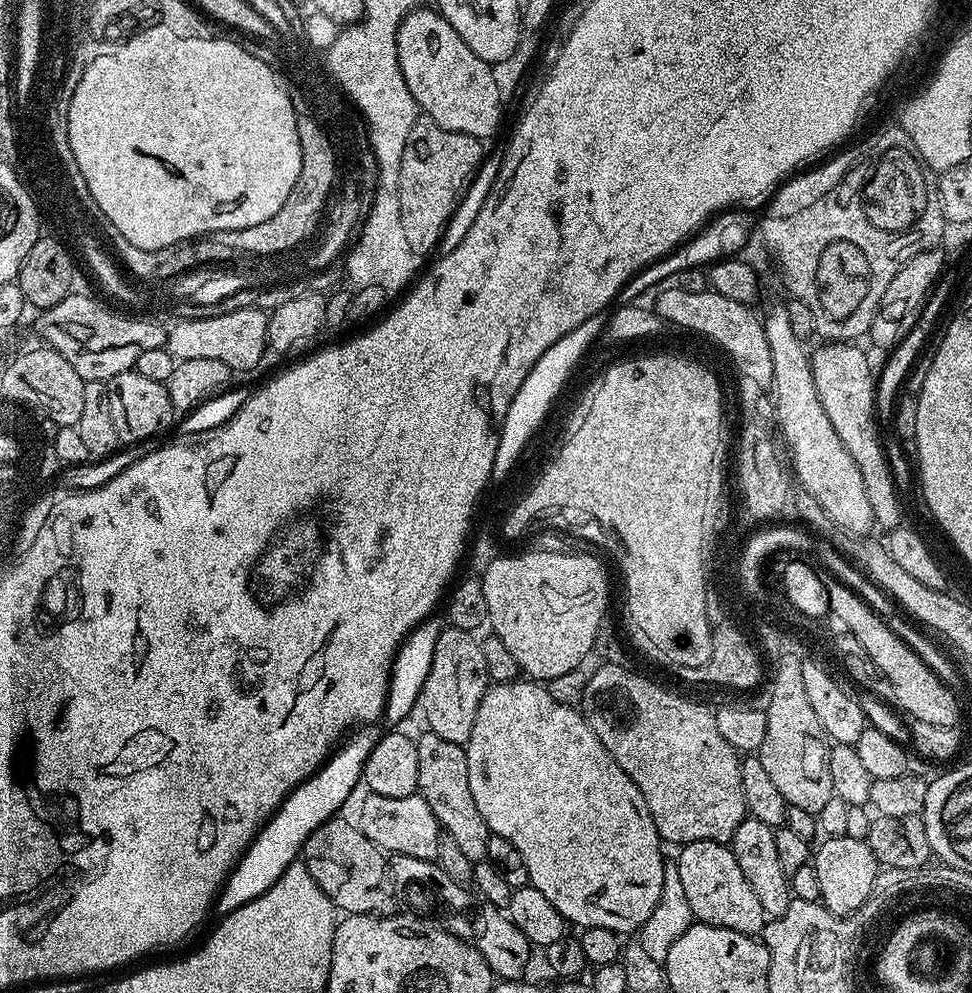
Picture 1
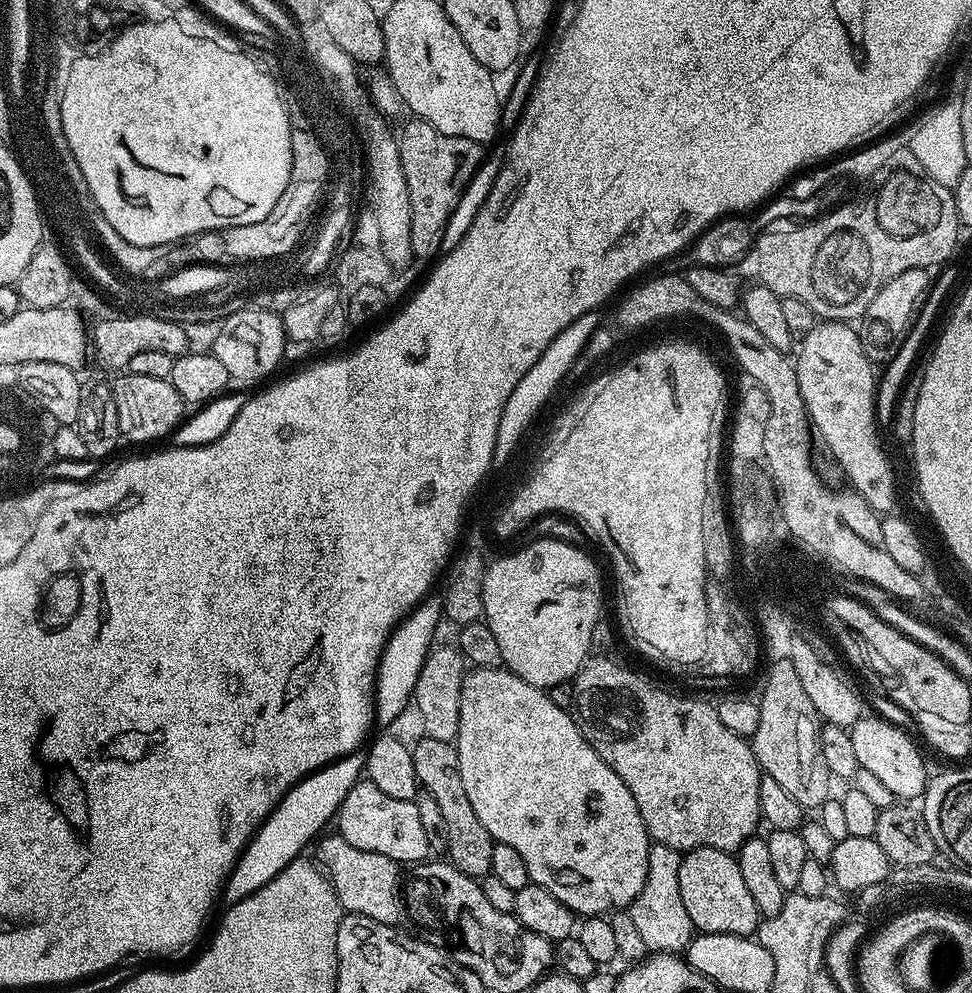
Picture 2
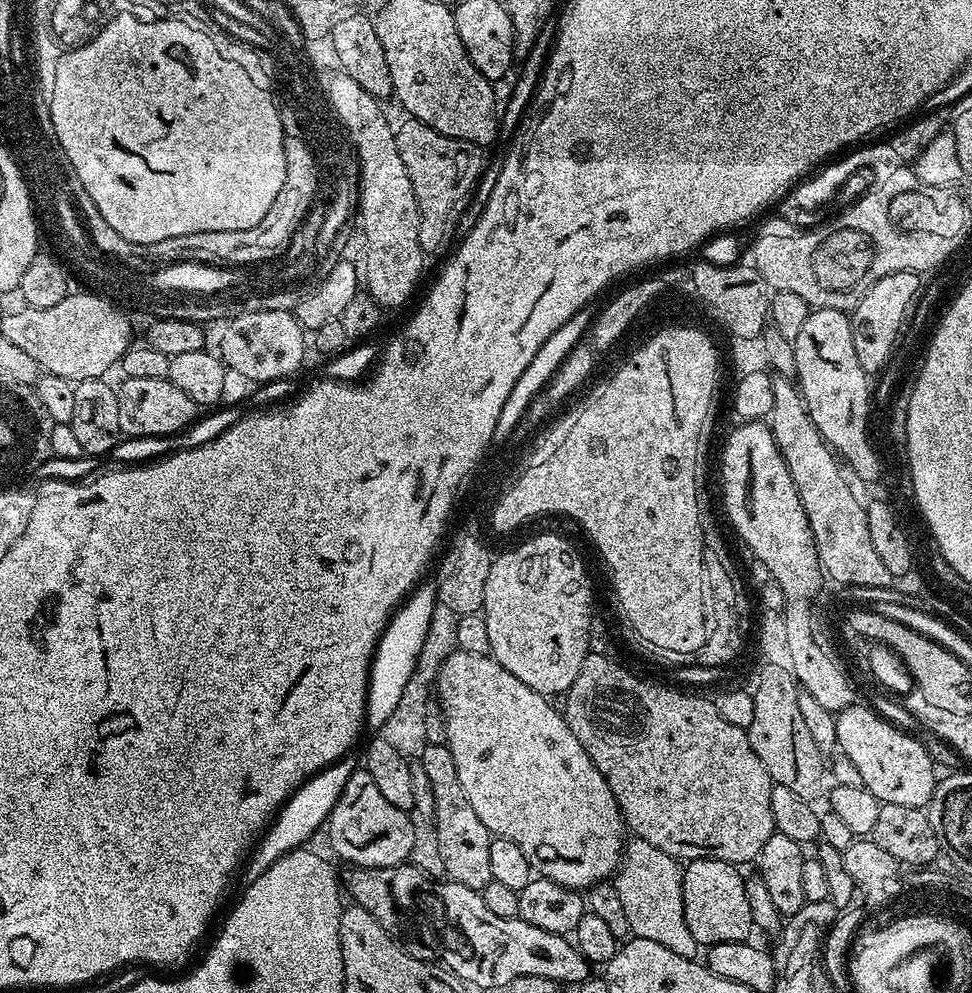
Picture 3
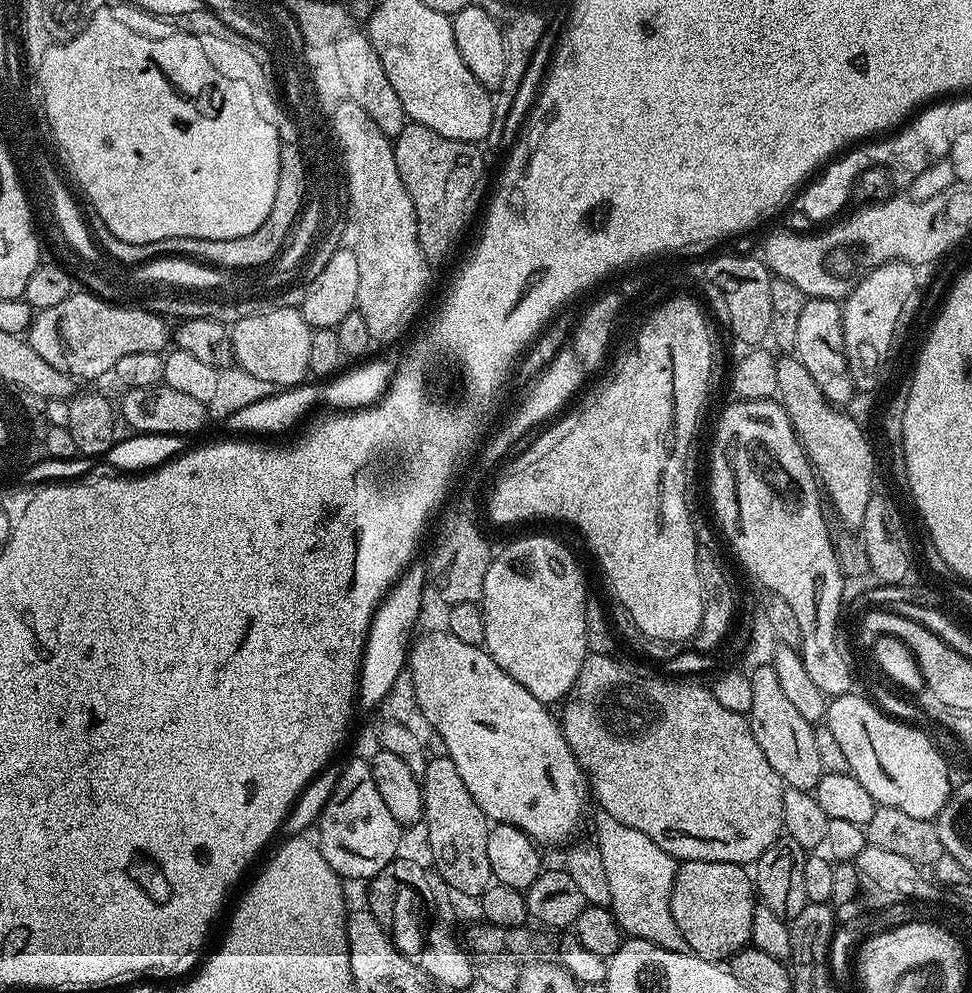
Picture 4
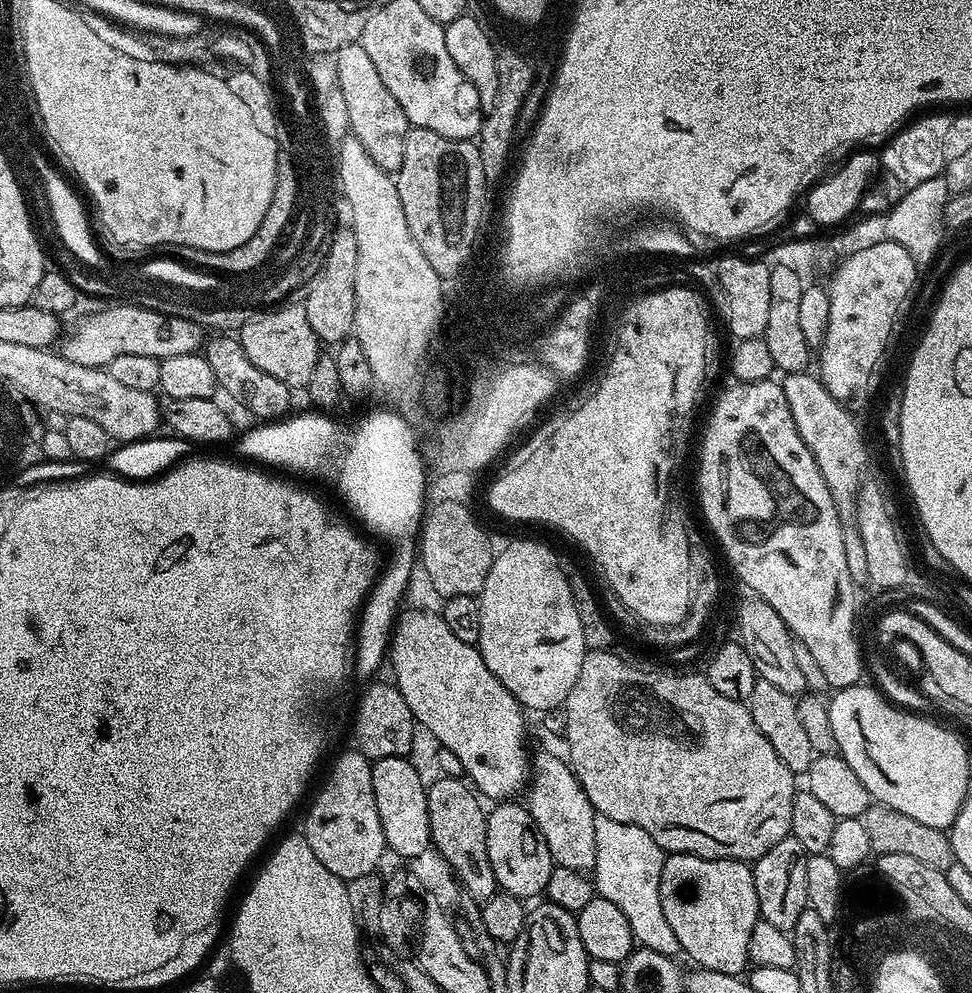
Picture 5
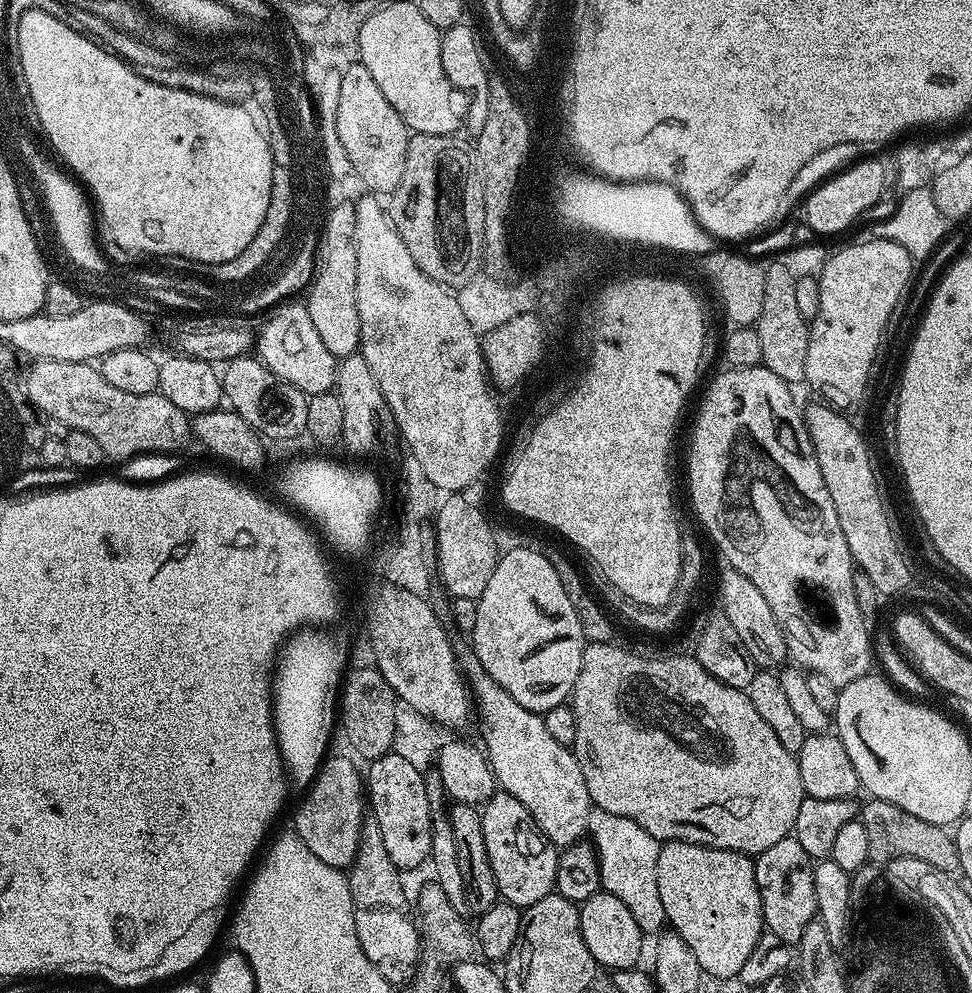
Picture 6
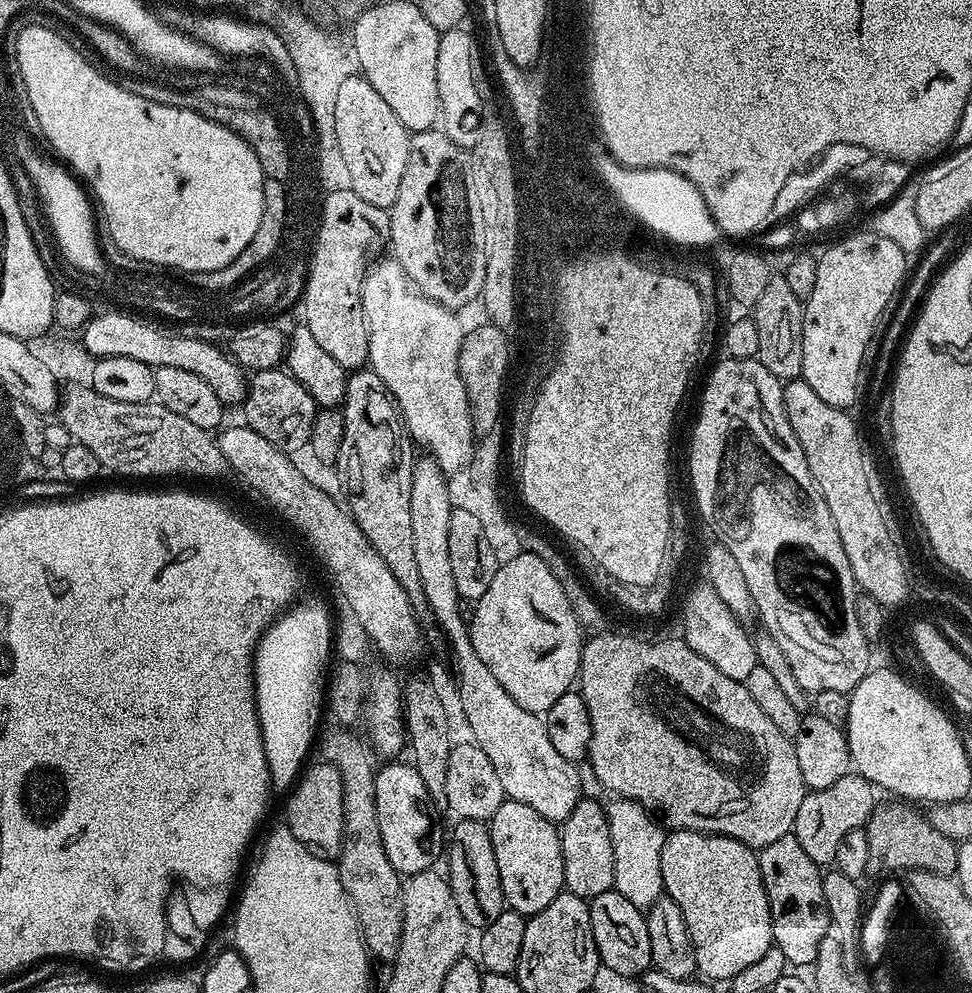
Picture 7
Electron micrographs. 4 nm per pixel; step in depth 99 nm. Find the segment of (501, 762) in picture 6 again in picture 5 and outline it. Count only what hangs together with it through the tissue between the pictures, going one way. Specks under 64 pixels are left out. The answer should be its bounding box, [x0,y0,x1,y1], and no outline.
[526,752,598,873]

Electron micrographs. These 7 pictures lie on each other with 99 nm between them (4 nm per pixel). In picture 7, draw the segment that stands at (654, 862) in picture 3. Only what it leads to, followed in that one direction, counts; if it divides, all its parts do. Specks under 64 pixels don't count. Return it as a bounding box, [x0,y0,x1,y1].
[606,798,666,910]

